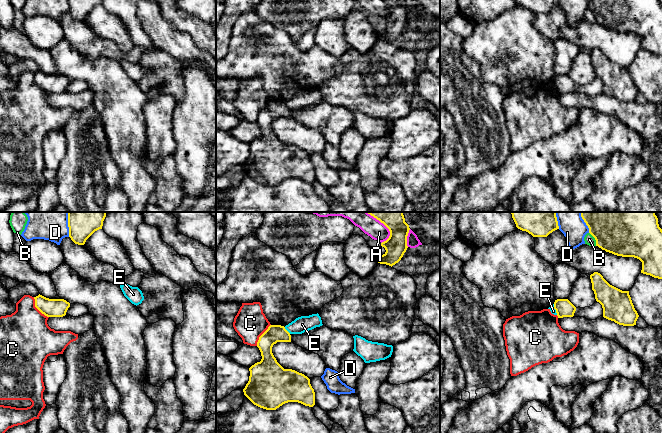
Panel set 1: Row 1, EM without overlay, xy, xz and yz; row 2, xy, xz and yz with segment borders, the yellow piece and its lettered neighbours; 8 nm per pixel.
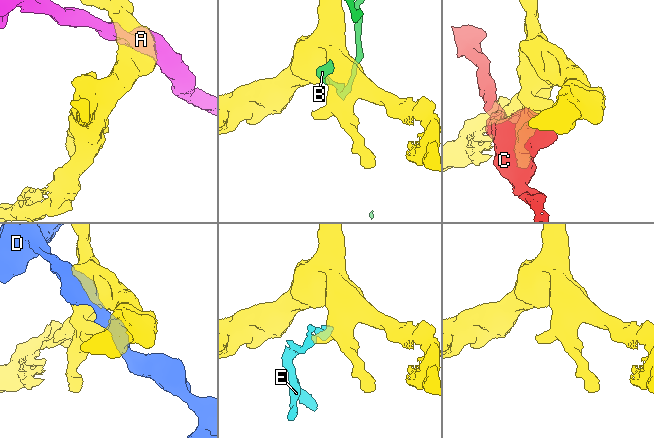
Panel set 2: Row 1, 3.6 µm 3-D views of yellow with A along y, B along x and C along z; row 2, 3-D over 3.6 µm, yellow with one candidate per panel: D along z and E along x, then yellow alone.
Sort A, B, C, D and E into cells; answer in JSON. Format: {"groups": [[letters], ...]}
{"groups": [["A"], ["B", "E"], ["C"], ["D"]]}

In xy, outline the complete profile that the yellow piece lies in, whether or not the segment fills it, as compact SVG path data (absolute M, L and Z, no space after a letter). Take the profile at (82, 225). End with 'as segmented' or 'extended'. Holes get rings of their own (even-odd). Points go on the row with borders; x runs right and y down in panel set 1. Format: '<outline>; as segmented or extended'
M68 212L69 237L78 245L84 245L86 240L97 230L102 229L107 212Z; as segmented

